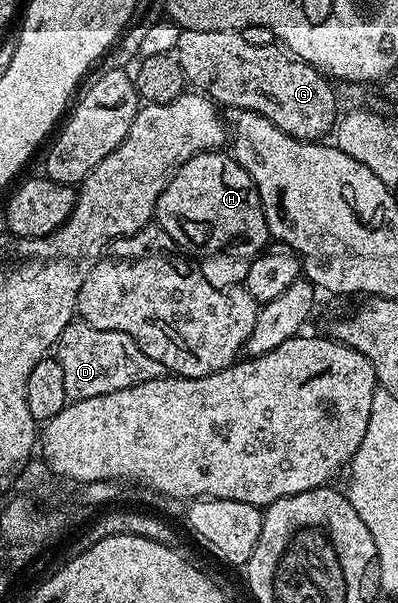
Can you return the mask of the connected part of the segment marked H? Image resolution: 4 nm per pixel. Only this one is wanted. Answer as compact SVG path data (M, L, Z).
M221 150L196 154L173 173L173 179L157 201L155 222L163 228L163 232L167 232L167 236L171 236L178 250L192 259L196 269L201 271L209 283L222 288L240 287L247 276L247 268L251 268L253 261L271 241L257 185L232 153Z

